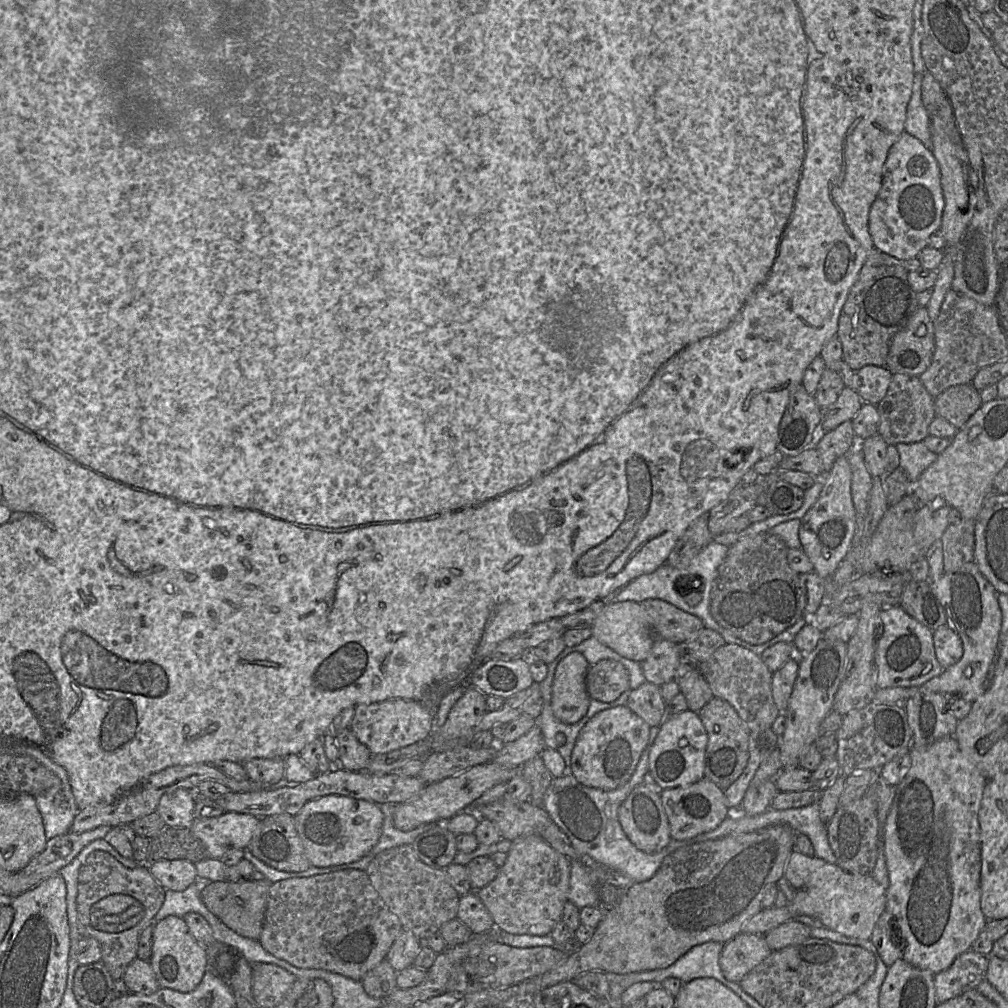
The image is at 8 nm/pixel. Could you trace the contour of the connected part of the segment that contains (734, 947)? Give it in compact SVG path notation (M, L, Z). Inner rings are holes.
M740 933L724 944L720 968L728 980L739 983L771 952L763 934Z

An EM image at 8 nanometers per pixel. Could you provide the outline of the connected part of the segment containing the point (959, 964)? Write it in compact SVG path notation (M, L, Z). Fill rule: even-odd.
M972 949L960 954L949 968L934 974L936 1003L943 1003L976 989L986 979L988 964L989 956Z

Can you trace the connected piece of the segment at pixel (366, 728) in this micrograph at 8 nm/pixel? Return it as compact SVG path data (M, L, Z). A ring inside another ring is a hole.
M389 699L355 707L350 729L372 755L394 750L428 739L434 730L434 716L422 703L404 699Z

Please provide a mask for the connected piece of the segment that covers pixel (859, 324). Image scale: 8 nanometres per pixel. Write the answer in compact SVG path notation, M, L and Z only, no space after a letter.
M873 249L849 290L839 317L836 335L842 344L843 360L854 371L866 365L886 367L892 338L907 325L918 307L901 261Z

